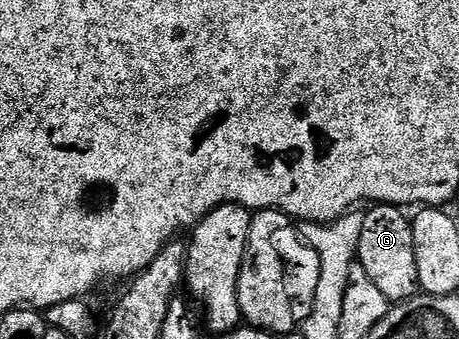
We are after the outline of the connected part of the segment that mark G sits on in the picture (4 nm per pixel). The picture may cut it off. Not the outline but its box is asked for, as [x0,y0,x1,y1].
[357,204,419,303]

